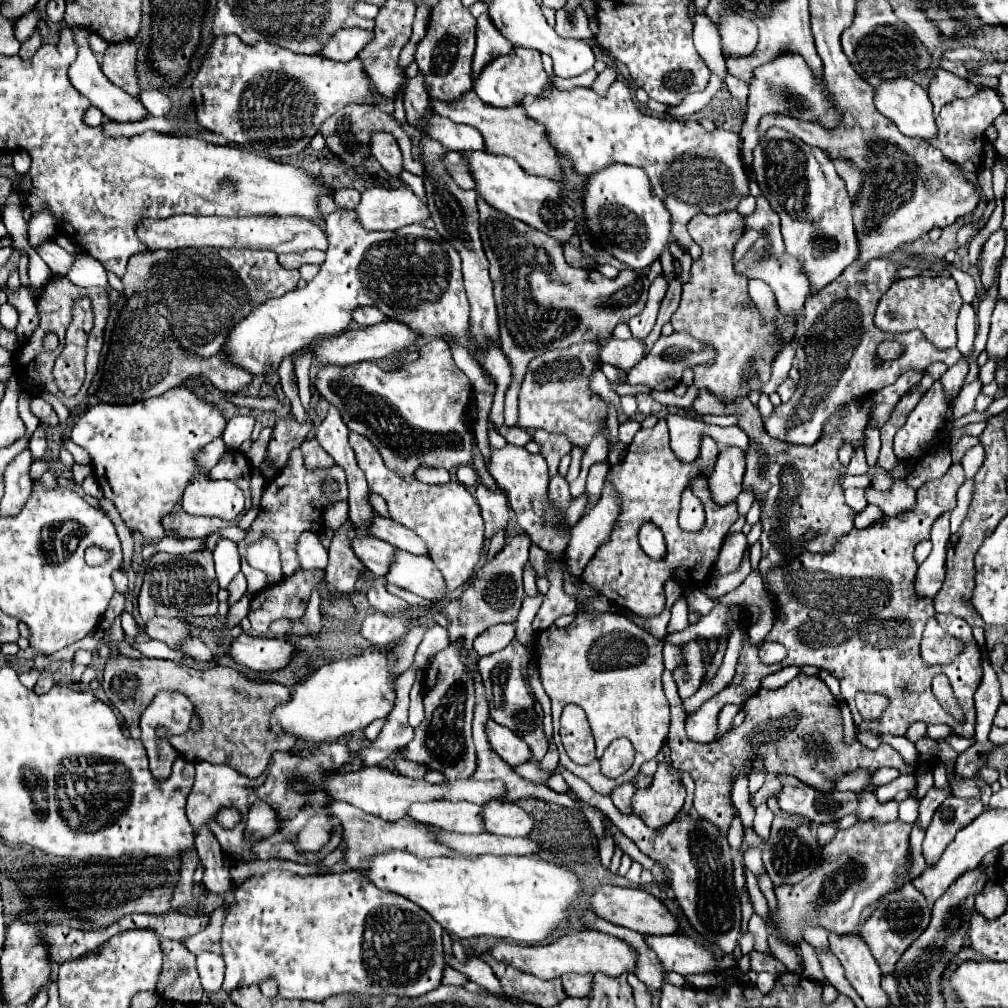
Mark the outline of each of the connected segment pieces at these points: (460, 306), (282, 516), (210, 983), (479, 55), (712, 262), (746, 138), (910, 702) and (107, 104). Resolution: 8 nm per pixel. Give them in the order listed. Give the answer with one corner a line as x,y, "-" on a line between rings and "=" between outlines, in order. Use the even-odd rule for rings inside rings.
341,188
335,192
335,202
341,208
331,212
331,216
325,218
329,250
327,250
325,264
319,268
319,274
305,288
291,290
279,298
271,298
263,302
241,324
237,324
227,336
227,342
223,346
223,350
227,348
231,352
229,362
233,362
235,366
251,374
265,374
267,366
279,368
279,362
285,356
295,354
295,350
309,346
313,340
329,338
345,332
353,322
353,310
359,306
375,306
387,318
401,320
411,330
417,330
423,336
441,338
443,334
451,334
459,340
463,338
465,348
473,346
471,342
467,342
469,340
469,302
463,288
461,260
457,250
449,242
443,242
443,238
439,238
439,232
429,230
423,224
403,226
393,232
363,230
355,212
359,198
361,194
353,188
=
295,448
291,450
289,454
289,460
285,464
285,468
277,474
277,482
269,482
267,484
267,490
271,488
277,488
279,490
279,498
273,498
273,500
263,500
263,508
255,520
255,524
251,526
251,532
247,532
247,536
237,542
239,546
239,554
241,554
241,572
245,574
247,582
249,582
249,588
247,588
247,594
255,594
257,590
265,588
267,584
267,574
263,574
261,570
255,570
247,564
247,560
243,558
245,556
245,546
249,546
251,542
255,542
257,538
263,538
263,536
271,536
279,546
285,546
285,550
281,552
281,562
283,562
283,578
295,574
295,570
301,570
301,564
299,564
299,558
297,558
297,540
303,532
315,532
319,534
325,524
323,524
323,514
325,510
329,508
334,502
347,500
348,498
348,484
346,474
343,472
341,466
331,466
331,468
319,468
319,470
309,470
303,462
303,454
301,454
301,448
-
323,478
335,478
338,484
337,492
327,496
322,493
322,486
319,486
319,482
=
203,952
197,956
197,970
205,992
217,992
223,984
223,958
219,954
=
481,14
481,18
477,20
477,48
473,56
473,74
479,74
479,70
483,70
487,62
491,62
491,58
499,58
499,54
507,54
511,50
511,42
507,42
507,38
503,38
503,34
495,30
487,14
=
733,210
733,212
725,212
725,214
717,214
717,216
697,214
687,224
687,230
689,230
691,238
701,246
703,254
691,266
691,282
683,286
681,304
679,304
677,312
671,316
671,324
675,330
685,330
685,332
693,334
695,338
703,340
705,344
713,346
717,350
717,358
715,358
715,364
711,364
711,366
693,368
695,382
693,382
693,386
687,388
685,396
679,398
672,391
652,391
650,394
661,404
673,404
673,406
691,410
699,390
709,390
711,394
715,394
717,398
727,400
727,402
733,402
739,396
749,396
749,392
753,392
753,390
759,392
769,382
773,358
779,354
783,344
791,344
799,336
799,330
795,334
791,334
791,330
787,330
787,326
783,326
783,312
781,310
777,312
777,318
773,322
765,322
759,308
755,306
755,302
751,302
751,298
747,294
745,276
739,276
733,272
731,246
735,246
735,242
739,240
739,230
743,230
743,216
739,212
=
781,54
781,58
775,58
775,62
767,62
753,70
753,78
749,82
747,120
739,134
745,166
751,166
751,162
753,162
753,148
760,142
757,122
765,114
787,114
787,116
803,120
803,122
815,122
815,124
823,126
825,130
833,130
835,126
843,124
839,110
835,110
829,90
827,88
821,90
819,84
821,84
821,78
817,78
813,74
813,70
809,70
807,62
797,54
=
951,464
951,468
947,470
945,476
941,476
941,478
937,478
937,480
929,480
929,482
925,482
925,484
917,490
917,504
915,504
915,508
913,508
911,512
901,512
901,514
891,516
891,518
885,516
885,522
875,522
875,524
869,526
869,528
854,528
851,530
851,534
839,538
839,542
835,544
835,548
831,550
831,554
807,554
807,552
803,552
803,554
799,554
799,558
793,560
789,566
783,566
783,570
781,570
781,568
771,570
767,582
769,582
769,586
771,586
771,592
773,592
773,596
775,596
779,608
783,610
783,612
781,612
781,614
783,614
783,620
779,620
779,622
773,624
773,628
771,628
767,640
783,644
783,646
787,648
787,658
785,658
783,662
779,662
779,664
773,664
773,666
763,664
763,662
759,660
759,656
757,656
757,646
751,646
749,640
747,640
747,634
745,634
743,650
741,650
741,656
739,656
739,664
737,664
735,678
733,678
733,682
725,688
725,704
739,704
739,706
743,706
745,700
751,698
751,696
759,690
759,684
761,684
761,680
763,680
767,674
779,672
779,670
783,670
785,666
813,664
813,666
817,666
817,668
825,668
825,670
829,670
829,672
839,680
839,684
841,684
841,696
845,698
845,702
847,702
849,708
851,708
856,731
875,730
875,732
879,732
879,734
885,734
885,732
891,732
891,734
905,734
907,728
909,728
913,722
919,722
919,720
921,720
921,722
925,722
925,724
947,724
947,726
951,728
951,734
955,734
955,736
973,736
973,734
975,734
975,704
973,704
973,694
975,694
977,686
979,686
979,682
981,682
981,674
983,674
983,670
981,670
981,654
979,654
979,646
977,646
977,642
973,640
971,626
967,626
967,624
951,624
951,626
959,626
959,638
965,640
965,650
963,650
963,652
955,658
955,662
949,664
947,668
927,668
927,666
923,664
923,660
921,660
921,656
919,656
919,642
921,642
921,634
923,634
923,628
925,628
927,620
929,620
931,616
935,616
935,608
933,608
933,598
919,598
919,596
915,594
915,574
917,574
919,564
917,564
915,558
913,558
915,546
917,546
919,542
923,542
923,540
929,540
929,534
931,534
931,526
933,526
933,522
935,522
941,514
951,512
951,510
955,508
955,504
957,504
957,490
959,490
959,486
961,486
963,482
965,482
965,472
963,472
961,464
-
935,674
945,674
945,676
949,678
949,682
951,682
951,686
953,686
953,692
955,692
955,698
961,702
961,706
963,706
963,710
965,710
965,724
957,724
957,722
953,720
953,716
949,716
949,714
939,706
937,698
935,698
933,692
931,692
931,680
933,680
-
859,690
863,690
863,692
873,692
873,694
883,694
883,696
889,700
889,706
885,708
885,714
883,714
879,720
863,720
863,716
859,714
859,710
857,710
855,705
855,694
857,694
=
73,28
73,32
77,34
79,56
77,56
77,60
69,66
69,80
71,80
71,84
73,84
83,96
87,96
93,106
97,106
107,118
111,118
111,120
115,120
115,122
139,122
139,120
147,118
149,114
147,114
145,106
143,106
137,98
133,98
133,96
129,96
125,90
121,90
119,86
111,84
111,82
105,78
105,74
101,72
101,68
99,68
99,64
97,64
97,58
93,56
93,52
91,52
91,48
89,48
89,42
87,42
89,30
85,30
85,28

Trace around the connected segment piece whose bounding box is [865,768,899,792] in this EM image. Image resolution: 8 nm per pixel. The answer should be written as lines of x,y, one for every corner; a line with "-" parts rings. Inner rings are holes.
881,768
877,770
873,776
871,776
871,782
869,782
869,788
865,788
865,792
875,792
879,786
895,780
899,776
899,772
895,768

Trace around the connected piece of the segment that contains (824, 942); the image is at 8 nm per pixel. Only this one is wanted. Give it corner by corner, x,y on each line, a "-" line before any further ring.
809,926
805,930
805,940
815,948
815,950
823,950
827,952
829,950
829,940
827,940
827,930
823,930
821,926

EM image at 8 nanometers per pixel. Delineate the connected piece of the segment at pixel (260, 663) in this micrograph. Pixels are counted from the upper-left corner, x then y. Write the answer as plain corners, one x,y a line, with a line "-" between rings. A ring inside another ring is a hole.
243,632
233,640
229,656
243,668
255,672
277,672
297,654
297,646
283,638
255,638

